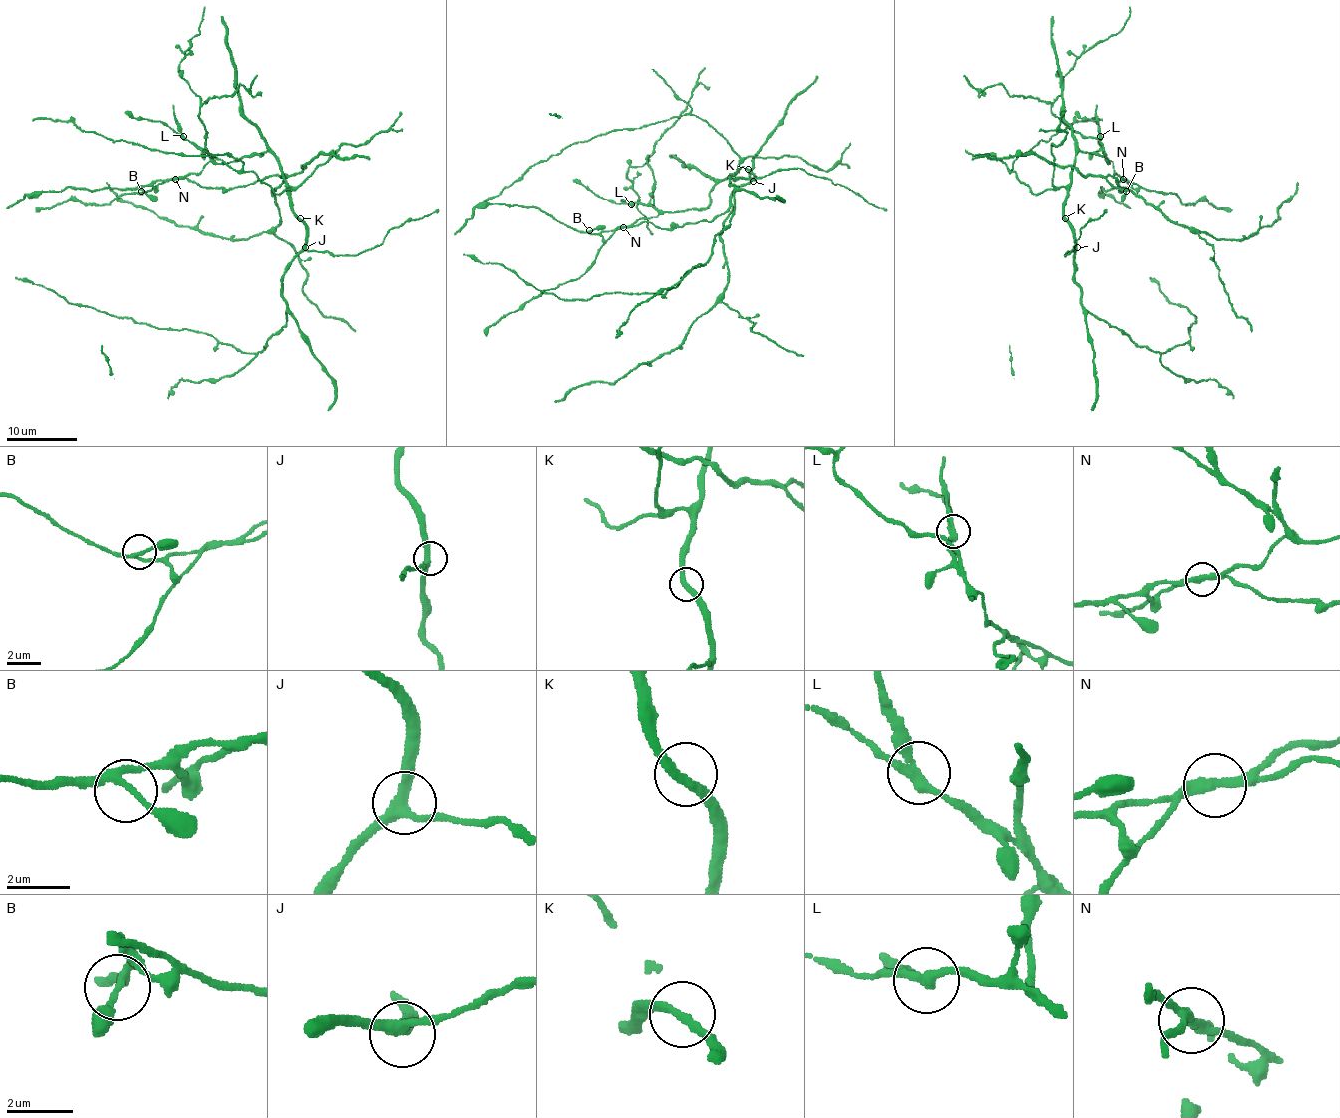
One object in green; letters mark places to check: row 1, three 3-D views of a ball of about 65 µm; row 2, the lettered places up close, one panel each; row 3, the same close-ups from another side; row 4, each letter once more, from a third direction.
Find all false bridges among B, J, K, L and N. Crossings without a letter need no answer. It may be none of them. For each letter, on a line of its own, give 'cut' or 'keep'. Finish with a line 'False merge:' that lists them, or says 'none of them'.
B: keep
J: keep
K: keep
L: cut
N: cut
False merge: L, N

